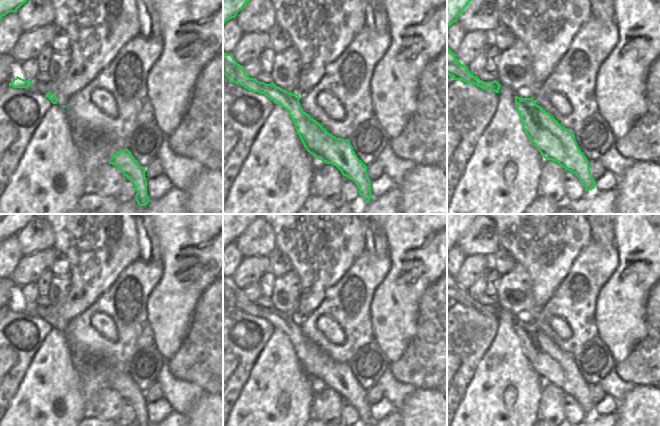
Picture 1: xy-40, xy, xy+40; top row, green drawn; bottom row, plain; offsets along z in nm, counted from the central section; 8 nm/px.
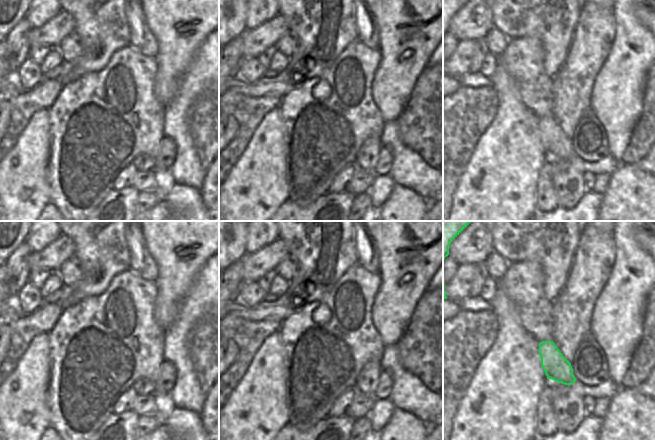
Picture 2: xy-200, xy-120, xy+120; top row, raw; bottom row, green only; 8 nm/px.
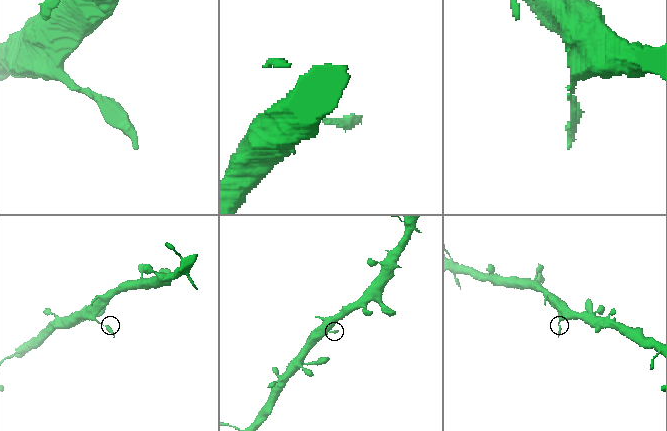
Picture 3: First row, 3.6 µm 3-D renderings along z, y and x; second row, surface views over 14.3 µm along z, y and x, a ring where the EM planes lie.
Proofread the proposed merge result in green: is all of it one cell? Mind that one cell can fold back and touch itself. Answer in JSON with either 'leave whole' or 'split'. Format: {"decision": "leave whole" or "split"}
{"decision": "leave whole"}

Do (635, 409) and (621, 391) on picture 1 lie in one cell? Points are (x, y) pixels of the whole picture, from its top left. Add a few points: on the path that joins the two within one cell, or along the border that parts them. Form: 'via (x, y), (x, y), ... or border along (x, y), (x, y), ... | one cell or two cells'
border along (635, 384), (619, 402) | two cells

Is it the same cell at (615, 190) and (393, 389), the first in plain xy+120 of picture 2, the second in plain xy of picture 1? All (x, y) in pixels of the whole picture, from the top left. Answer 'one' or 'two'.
two

